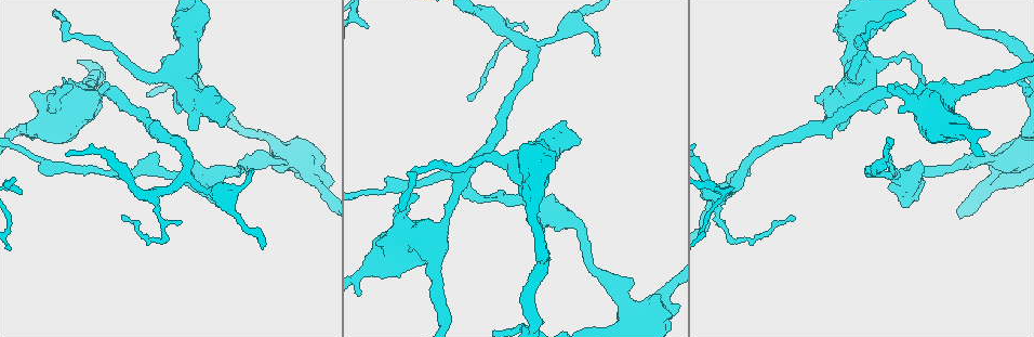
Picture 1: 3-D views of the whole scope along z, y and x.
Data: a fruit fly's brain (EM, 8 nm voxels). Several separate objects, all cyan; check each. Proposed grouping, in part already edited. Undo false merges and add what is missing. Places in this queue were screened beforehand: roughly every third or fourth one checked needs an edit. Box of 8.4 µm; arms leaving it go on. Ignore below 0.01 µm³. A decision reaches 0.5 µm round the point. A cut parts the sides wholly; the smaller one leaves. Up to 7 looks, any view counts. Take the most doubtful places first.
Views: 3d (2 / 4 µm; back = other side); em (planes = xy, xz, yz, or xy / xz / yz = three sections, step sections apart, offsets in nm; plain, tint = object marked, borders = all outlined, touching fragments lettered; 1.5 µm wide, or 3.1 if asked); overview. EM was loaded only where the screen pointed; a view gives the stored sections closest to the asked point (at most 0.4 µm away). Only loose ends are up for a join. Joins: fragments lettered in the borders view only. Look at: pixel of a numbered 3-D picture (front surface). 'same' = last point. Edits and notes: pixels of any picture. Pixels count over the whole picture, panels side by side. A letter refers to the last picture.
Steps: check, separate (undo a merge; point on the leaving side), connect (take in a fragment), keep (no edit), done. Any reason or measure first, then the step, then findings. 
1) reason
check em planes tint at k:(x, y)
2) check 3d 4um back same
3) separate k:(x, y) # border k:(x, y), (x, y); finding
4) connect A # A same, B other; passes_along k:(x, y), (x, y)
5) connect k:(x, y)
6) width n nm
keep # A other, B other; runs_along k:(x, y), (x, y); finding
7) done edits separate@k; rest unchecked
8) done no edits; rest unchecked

stops while still wide
check 3d 4um at 1:(993, 153)

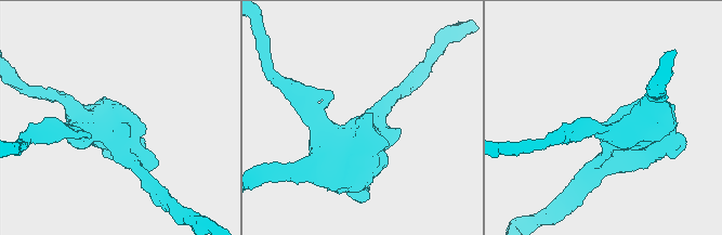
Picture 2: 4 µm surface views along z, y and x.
arm_widths 220, 700 nm
check em yz step 4 tint at 2:(368, 113)

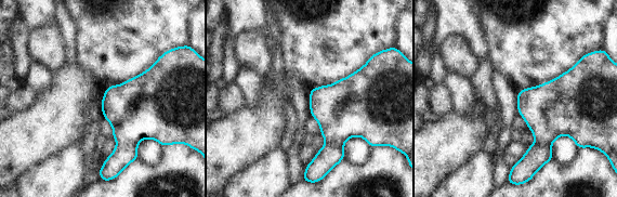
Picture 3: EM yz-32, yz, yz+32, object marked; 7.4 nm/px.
cut it another way
check em planes borders same

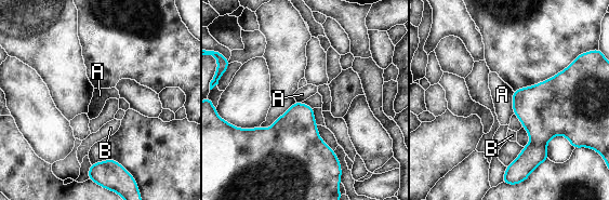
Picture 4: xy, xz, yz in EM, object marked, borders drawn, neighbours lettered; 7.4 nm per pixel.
longest_contact A 170 nm
keep # A other, B other; border 4:(512, 91), (512, 110), (514, 112); none of them fits

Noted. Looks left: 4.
free end
check em planes borders at 1:(750, 170)

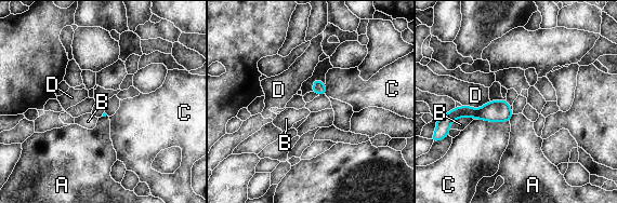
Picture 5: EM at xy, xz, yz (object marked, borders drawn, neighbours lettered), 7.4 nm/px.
keep # A other, B other, C other, D other; border 5:(513, 114), (509, 121); none of them fits

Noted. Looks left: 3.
two arms in line, one across
check em planes borders at 1:(151, 199)

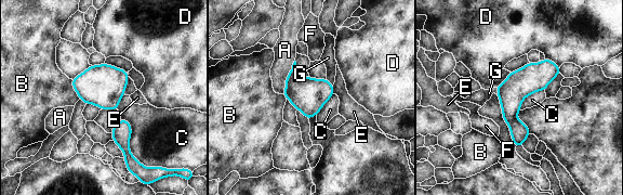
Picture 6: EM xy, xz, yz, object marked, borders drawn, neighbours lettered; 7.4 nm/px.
keep # A other, B other, C other, D other, E other, F other, G other; border 6:(121, 118), (142, 164); one neuron here

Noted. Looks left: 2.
done no edits; rest unchecked

